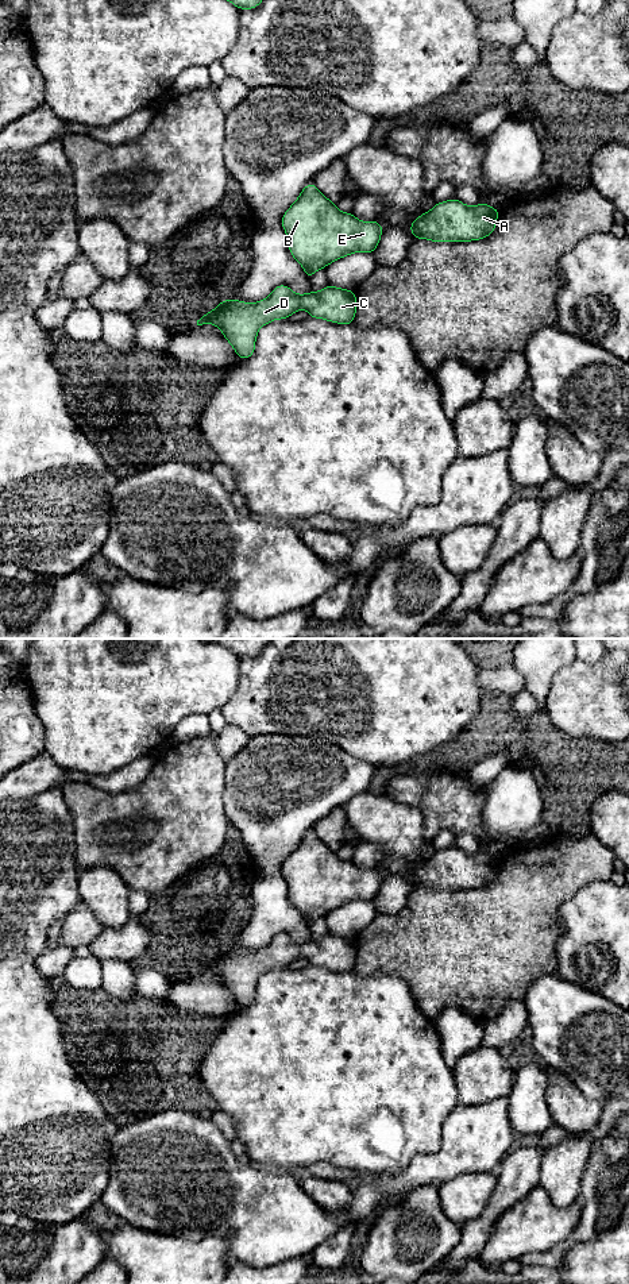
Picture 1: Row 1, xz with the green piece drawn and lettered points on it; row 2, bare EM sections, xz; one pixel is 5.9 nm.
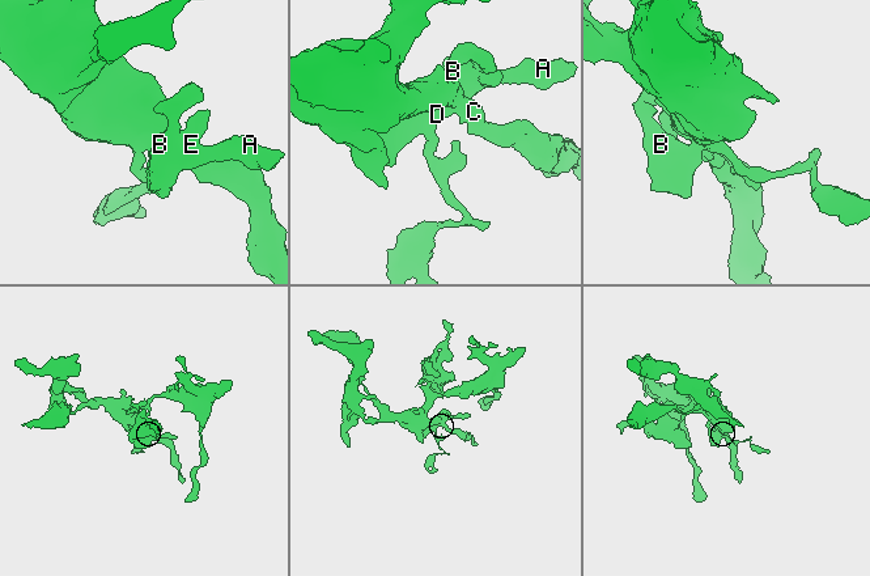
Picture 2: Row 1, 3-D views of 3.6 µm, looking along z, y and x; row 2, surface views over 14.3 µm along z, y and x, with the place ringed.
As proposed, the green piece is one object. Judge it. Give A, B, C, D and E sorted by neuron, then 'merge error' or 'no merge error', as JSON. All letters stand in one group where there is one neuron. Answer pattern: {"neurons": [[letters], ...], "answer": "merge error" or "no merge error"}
{"neurons": [["A", "B", "C", "D", "E"]], "answer": "no merge error"}

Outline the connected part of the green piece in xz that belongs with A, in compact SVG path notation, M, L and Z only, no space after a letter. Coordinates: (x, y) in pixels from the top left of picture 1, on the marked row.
M458 198L437 203L410 224L416 239L432 242L479 240L495 231L499 211L486 203L468 207Z

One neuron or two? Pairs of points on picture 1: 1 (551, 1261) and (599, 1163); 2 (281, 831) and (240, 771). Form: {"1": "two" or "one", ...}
{"1": "one", "2": "one"}

